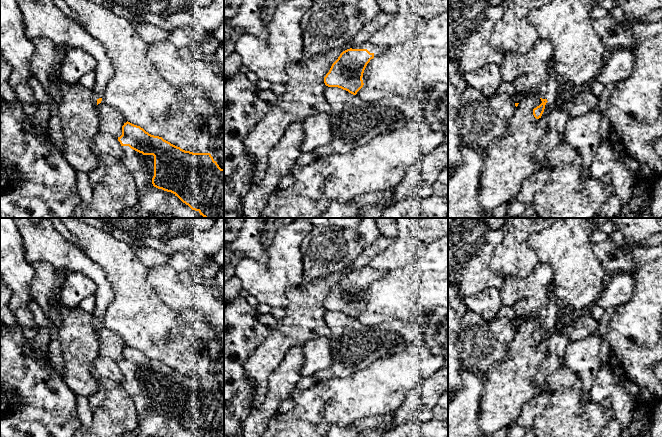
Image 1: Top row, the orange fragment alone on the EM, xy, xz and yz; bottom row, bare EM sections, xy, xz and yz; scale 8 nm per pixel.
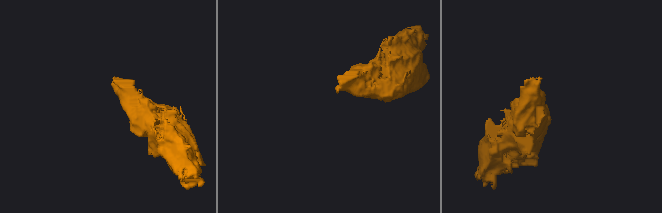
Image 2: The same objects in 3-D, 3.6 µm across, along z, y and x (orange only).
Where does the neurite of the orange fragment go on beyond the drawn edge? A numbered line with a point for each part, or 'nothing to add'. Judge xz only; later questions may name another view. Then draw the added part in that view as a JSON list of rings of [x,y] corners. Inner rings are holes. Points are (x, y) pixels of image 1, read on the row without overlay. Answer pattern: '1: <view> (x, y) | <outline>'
1: xz (369, 271) | [[[363,267],[361,269],[353,269],[351,272],[352,273],[367,273],[370,277],[373,277],[374,279],[377,278],[376,272],[374,272],[371,268]]]

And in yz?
1: yz (527, 296) | [[[546,264],[536,267],[524,278],[510,277],[501,286],[501,303],[515,310],[512,326],[519,327],[524,322],[536,319],[547,323],[545,303],[551,295],[548,286],[553,281],[553,270]]]

